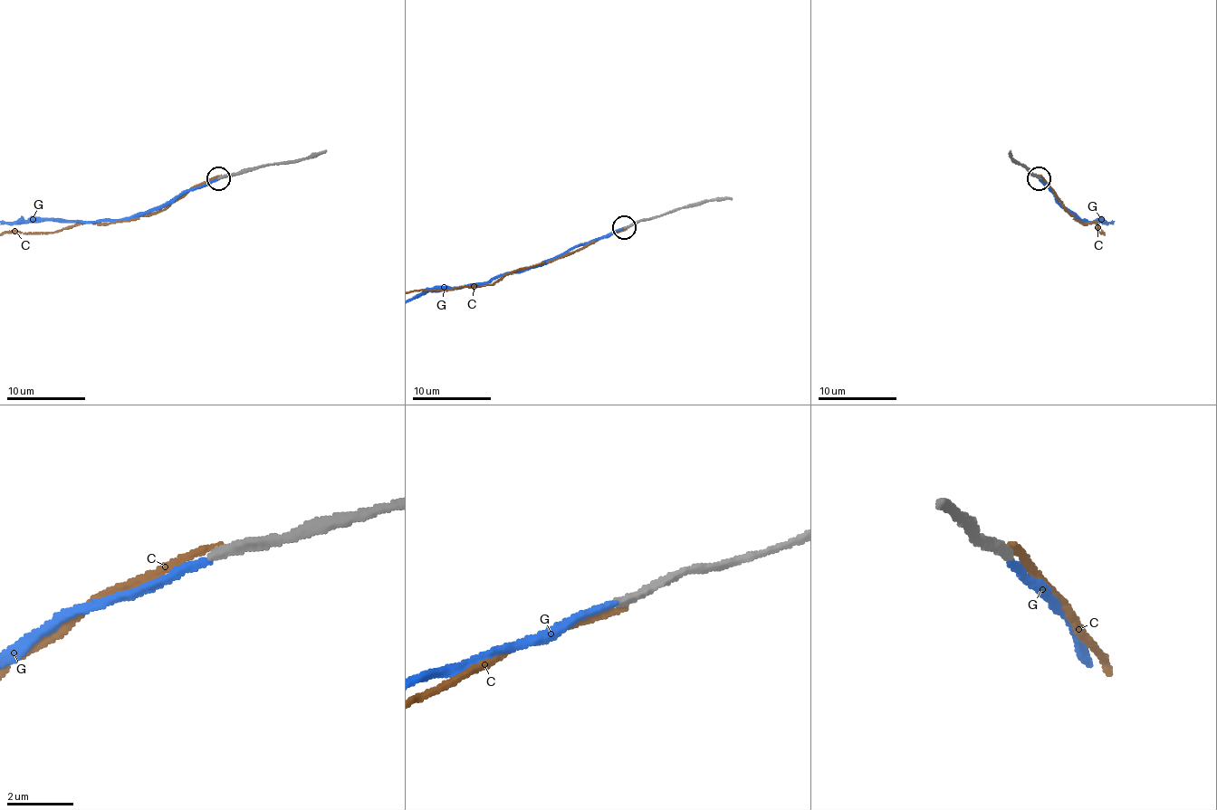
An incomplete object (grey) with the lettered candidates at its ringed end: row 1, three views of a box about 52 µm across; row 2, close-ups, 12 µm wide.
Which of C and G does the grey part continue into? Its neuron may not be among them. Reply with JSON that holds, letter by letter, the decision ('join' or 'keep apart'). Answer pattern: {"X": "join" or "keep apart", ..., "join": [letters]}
{"C": "keep apart", "G": "join", "join": ["G"]}

